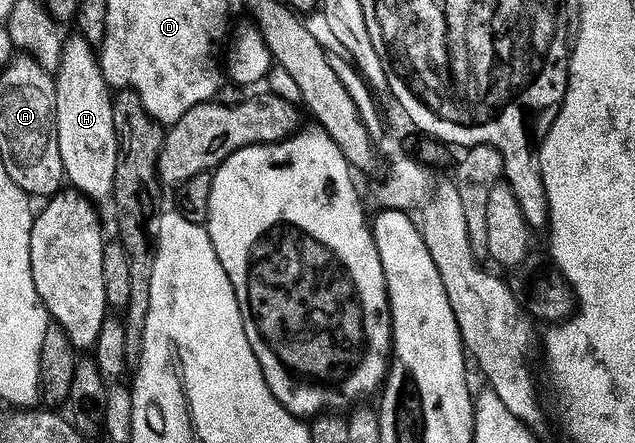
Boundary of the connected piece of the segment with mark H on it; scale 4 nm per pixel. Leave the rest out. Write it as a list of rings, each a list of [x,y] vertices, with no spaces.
[[[68,37],[64,42],[61,67],[55,73],[56,82],[56,122],[58,123],[58,147],[62,151],[64,176],[67,184],[75,192],[83,193],[89,201],[101,203],[112,197],[114,175],[118,167],[118,139],[114,131],[114,100],[113,90],[110,88],[104,73],[100,70],[97,50],[84,37]]]

